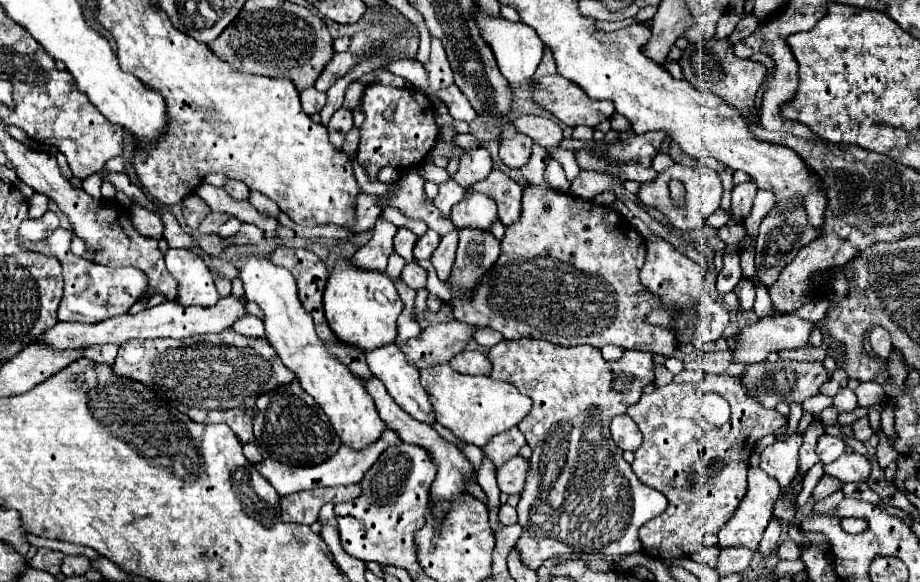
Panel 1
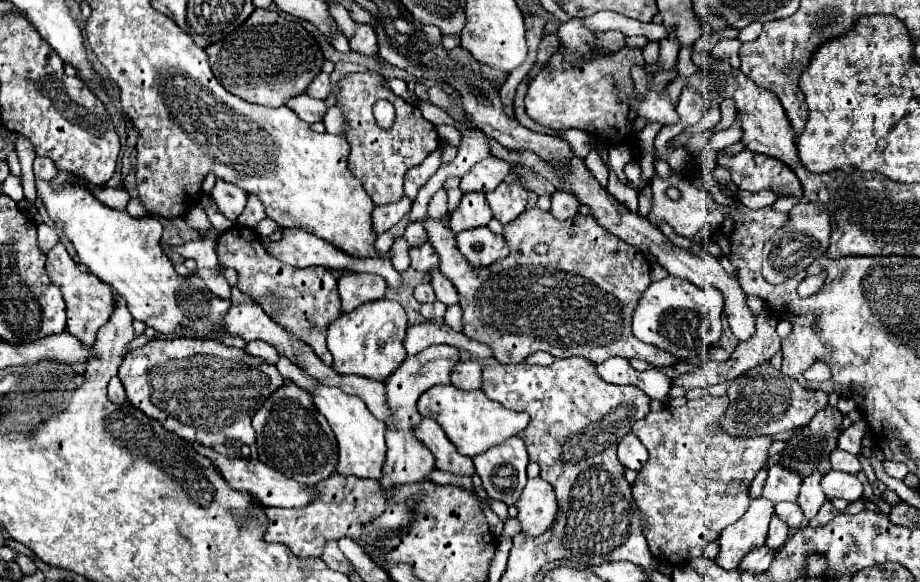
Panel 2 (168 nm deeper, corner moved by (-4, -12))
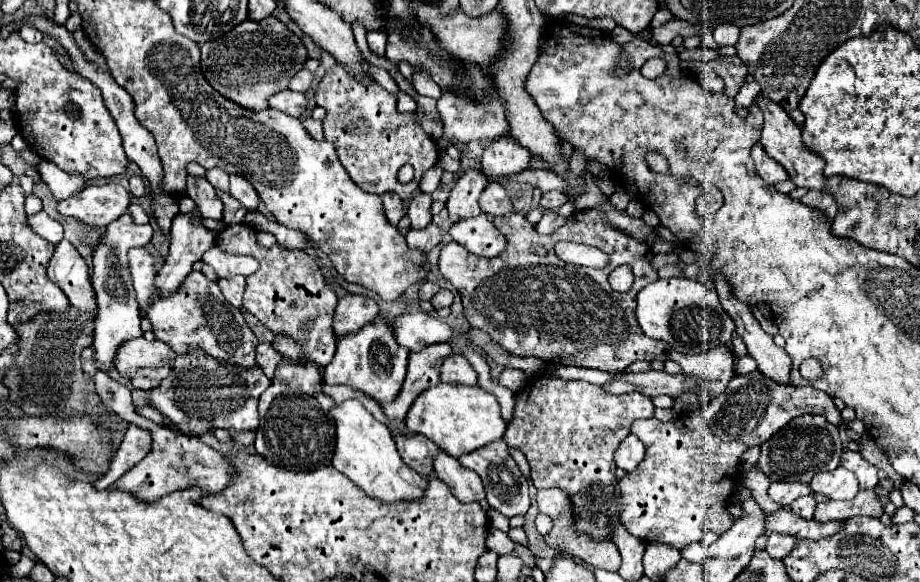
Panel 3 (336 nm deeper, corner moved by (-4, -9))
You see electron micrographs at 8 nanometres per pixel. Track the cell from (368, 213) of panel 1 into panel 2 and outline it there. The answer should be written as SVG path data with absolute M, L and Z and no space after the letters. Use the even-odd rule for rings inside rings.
M402 197L398 203L390 203L390 205L380 205L374 209L372 213L372 223L374 223L374 231L380 235L384 231L388 231L392 225L396 225L412 207L412 201Z

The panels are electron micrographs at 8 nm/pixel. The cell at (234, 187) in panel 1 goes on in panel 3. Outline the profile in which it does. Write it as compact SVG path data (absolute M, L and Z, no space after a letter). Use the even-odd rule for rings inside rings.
M210 168L206 172L206 180L216 188L216 190L222 190L222 192L228 192L228 174L222 172L220 168Z

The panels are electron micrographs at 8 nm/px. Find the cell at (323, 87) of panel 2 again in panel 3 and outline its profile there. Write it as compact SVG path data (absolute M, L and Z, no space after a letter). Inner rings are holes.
M300 70L292 80L290 80L290 90L294 92L306 92L314 80L314 74L310 70Z

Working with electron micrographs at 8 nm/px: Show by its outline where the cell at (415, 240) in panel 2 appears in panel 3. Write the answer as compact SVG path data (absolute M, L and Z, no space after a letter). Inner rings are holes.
M420 192L412 198L410 208L408 208L408 218L410 218L410 228L412 230L422 230L432 222L430 204L432 204L432 198L424 192Z

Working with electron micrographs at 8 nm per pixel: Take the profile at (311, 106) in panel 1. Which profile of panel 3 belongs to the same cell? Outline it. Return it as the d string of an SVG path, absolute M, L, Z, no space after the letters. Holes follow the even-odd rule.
M282 90L270 98L270 108L278 108L278 110L286 112L288 116L302 118L302 114L306 110L306 94Z

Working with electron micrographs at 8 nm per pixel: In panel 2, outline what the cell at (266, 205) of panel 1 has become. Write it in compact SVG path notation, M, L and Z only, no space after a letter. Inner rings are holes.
M248 193L246 209L242 211L242 215L238 217L236 223L238 225L246 225L246 227L256 227L264 217L266 217L266 213L264 213L264 207L262 207L262 201L256 195Z

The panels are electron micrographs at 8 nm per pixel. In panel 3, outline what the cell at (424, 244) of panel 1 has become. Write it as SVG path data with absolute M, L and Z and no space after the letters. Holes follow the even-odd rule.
M430 224L424 230L410 230L406 234L408 246L418 248L422 252L430 252L436 244L440 244L440 240L442 240L442 232L440 228L436 228L436 224Z

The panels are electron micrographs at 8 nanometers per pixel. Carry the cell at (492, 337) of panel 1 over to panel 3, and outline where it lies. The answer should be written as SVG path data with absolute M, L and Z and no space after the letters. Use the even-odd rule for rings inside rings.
M426 312L398 316L392 324L398 344L408 348L410 352L420 352L430 344L452 340L452 328L440 318L430 316Z

